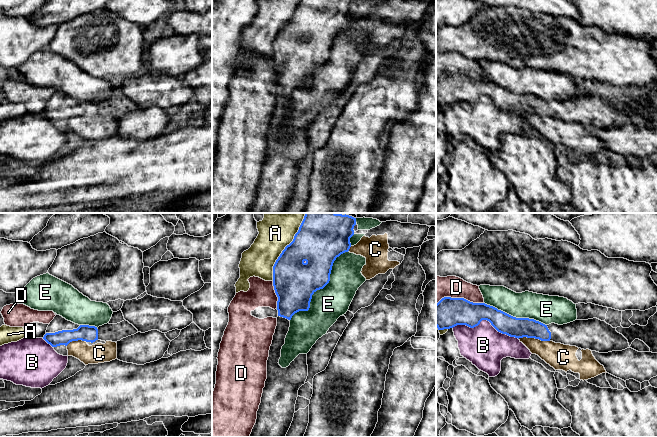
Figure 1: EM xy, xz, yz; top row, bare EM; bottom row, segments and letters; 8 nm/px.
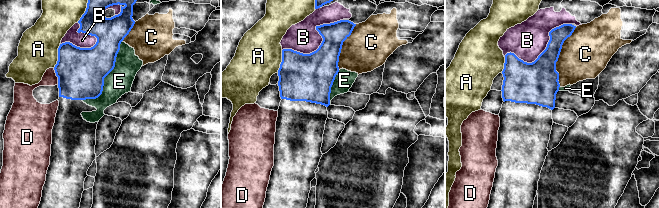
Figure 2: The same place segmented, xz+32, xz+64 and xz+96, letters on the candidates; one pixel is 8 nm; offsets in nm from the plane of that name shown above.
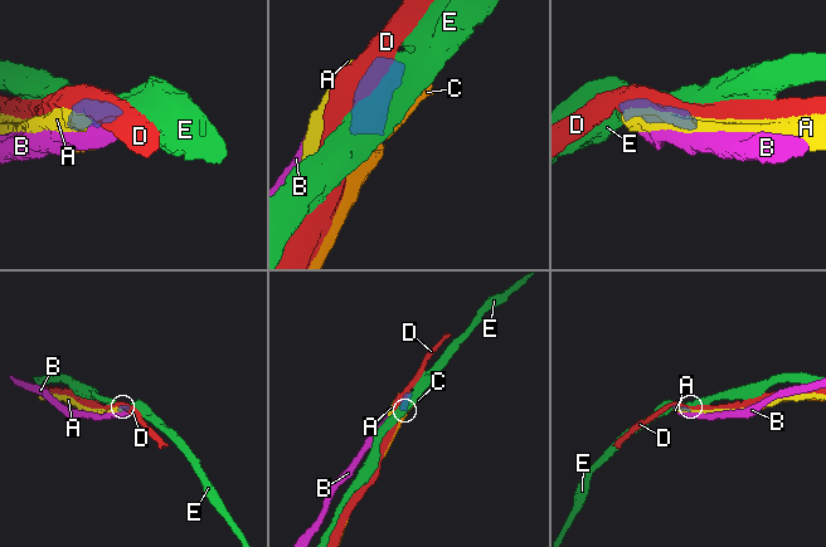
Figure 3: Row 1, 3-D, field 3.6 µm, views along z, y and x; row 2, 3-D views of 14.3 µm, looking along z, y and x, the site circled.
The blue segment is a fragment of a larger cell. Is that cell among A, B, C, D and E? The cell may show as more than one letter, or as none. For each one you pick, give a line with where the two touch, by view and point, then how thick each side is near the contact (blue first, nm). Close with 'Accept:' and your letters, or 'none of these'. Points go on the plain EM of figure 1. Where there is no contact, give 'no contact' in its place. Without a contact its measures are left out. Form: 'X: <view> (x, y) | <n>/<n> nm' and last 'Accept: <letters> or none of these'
Accept: none of these

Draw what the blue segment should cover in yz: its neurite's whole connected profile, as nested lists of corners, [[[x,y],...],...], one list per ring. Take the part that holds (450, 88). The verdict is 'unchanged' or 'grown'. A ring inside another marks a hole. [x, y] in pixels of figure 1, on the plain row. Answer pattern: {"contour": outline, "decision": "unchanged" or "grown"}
{"contour": [[[444,73],[436,80],[436,103],[438,106],[450,105],[457,101],[466,101],[474,104],[482,96],[487,96],[500,109],[515,114],[535,114],[541,117],[553,117],[564,121],[576,122],[581,125],[589,125],[599,129],[622,127],[630,124],[628,116],[616,107],[611,101],[597,94],[588,96],[575,96],[573,98],[558,101],[551,99],[545,101],[529,94],[516,94],[497,84],[485,79],[473,79],[464,74]]], "decision": "grown"}

